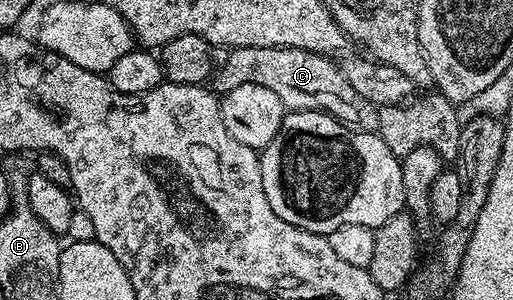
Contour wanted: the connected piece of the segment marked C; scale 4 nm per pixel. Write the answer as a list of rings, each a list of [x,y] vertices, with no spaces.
[[[270,46],[233,48],[223,57],[222,63],[214,73],[214,88],[217,93],[223,94],[247,84],[266,86],[266,90],[274,90],[274,94],[278,94],[285,109],[294,112],[324,112],[340,123],[347,124],[353,130],[376,132],[380,123],[377,105],[362,98],[362,94],[358,94],[358,90],[354,90],[354,86],[350,86],[350,82],[345,78],[343,67],[332,60],[335,59],[318,52],[307,52],[297,48],[271,48]]]

